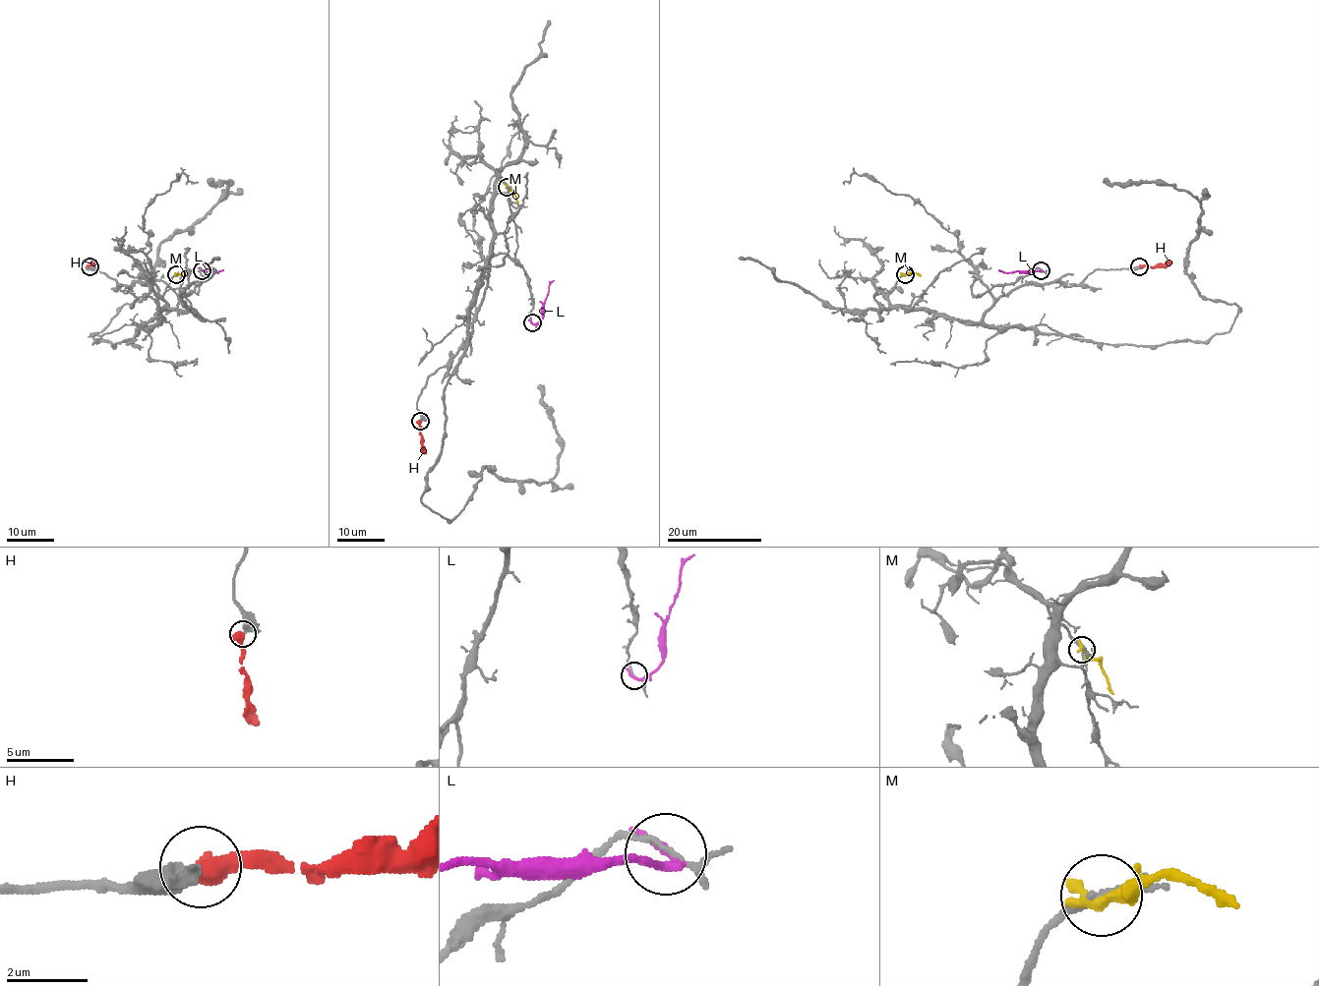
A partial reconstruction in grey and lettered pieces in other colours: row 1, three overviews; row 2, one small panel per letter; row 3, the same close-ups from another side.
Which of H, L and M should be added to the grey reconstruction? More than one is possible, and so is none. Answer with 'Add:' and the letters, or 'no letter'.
Add: no letter

